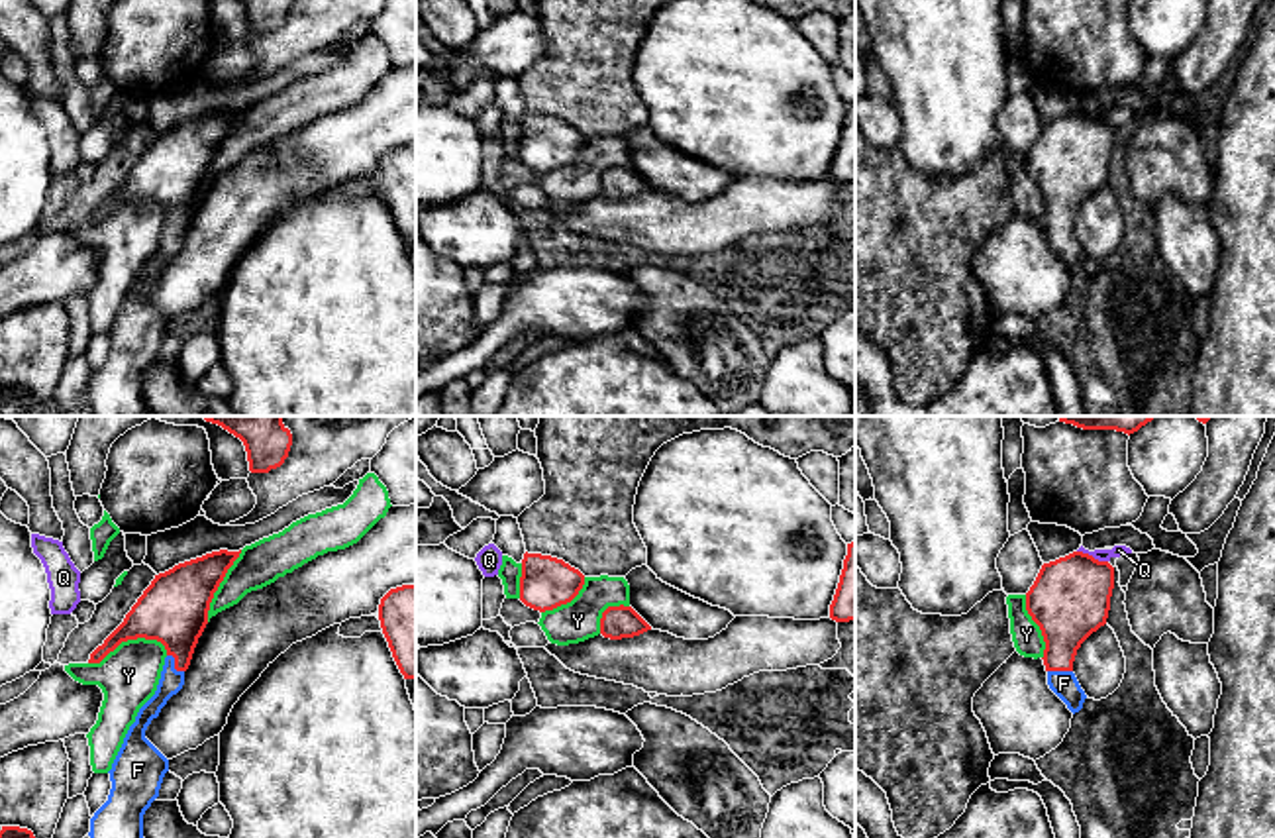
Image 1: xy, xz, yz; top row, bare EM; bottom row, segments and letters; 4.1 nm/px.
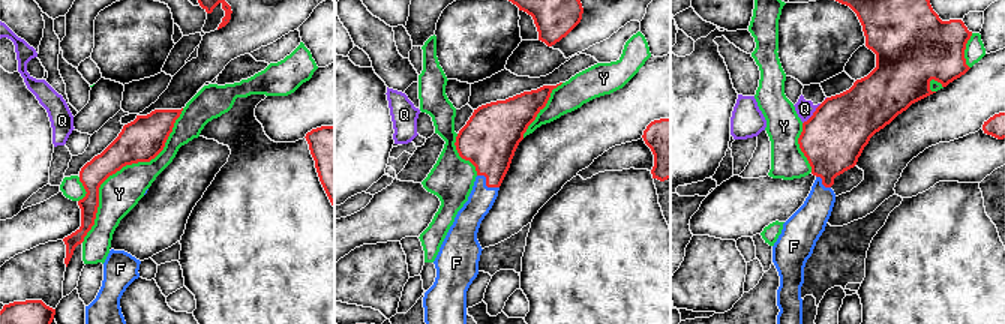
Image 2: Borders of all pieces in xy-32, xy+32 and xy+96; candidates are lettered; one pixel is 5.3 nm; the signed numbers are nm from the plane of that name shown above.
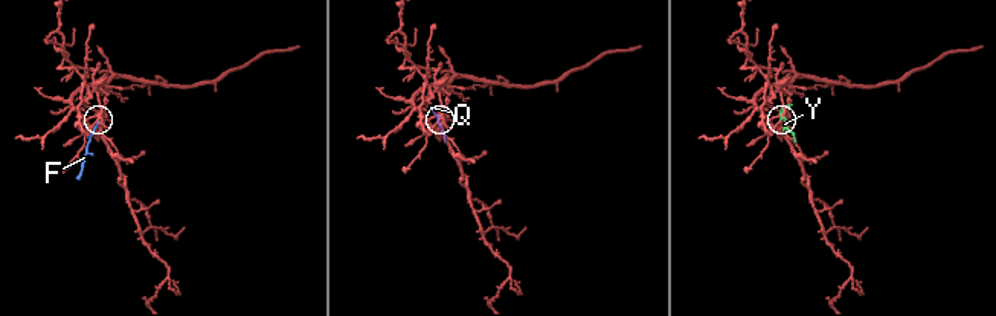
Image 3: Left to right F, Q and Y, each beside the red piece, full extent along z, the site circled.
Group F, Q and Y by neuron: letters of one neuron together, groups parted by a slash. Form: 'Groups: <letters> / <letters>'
Groups: F / Q / Y

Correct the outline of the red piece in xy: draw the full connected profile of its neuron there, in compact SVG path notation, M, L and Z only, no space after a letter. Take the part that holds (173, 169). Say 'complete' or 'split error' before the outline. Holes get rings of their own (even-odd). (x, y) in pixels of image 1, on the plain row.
split error; M212 112L155 135L124 183L98 206L88 224L100 224L128 200L157 200L167 218L155 255L139 269L112 324L108 361L90 379L94 416L151 416L143 398L143 375L159 357L169 320L145 298L167 261L184 245L208 171L239 112Z

